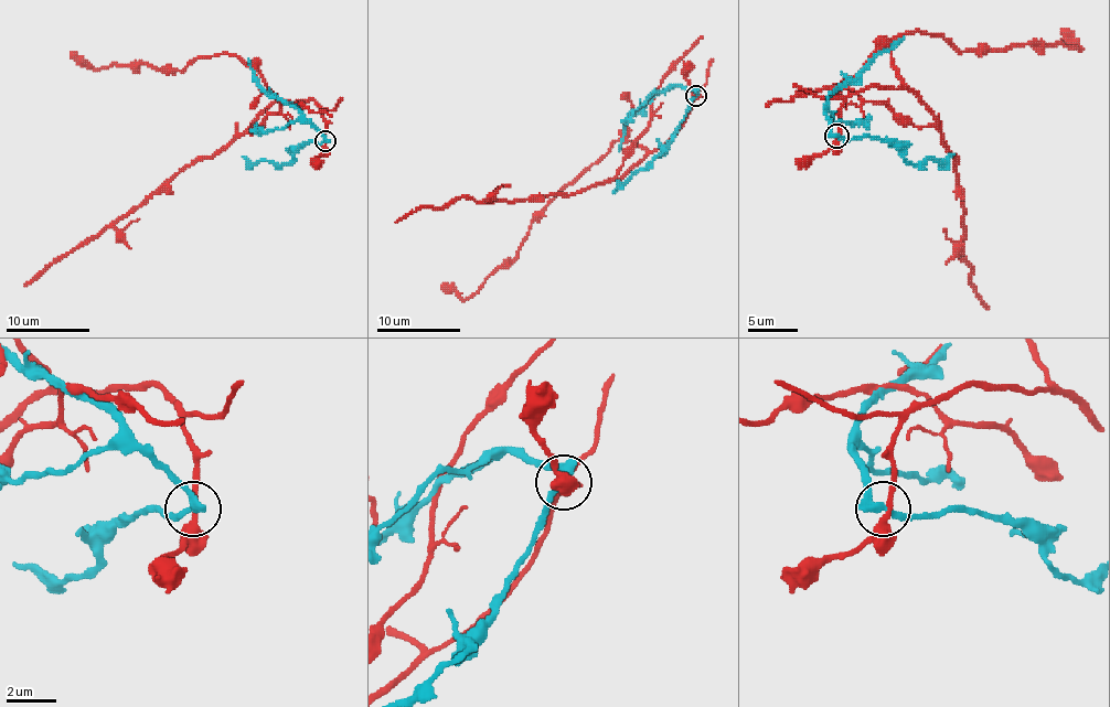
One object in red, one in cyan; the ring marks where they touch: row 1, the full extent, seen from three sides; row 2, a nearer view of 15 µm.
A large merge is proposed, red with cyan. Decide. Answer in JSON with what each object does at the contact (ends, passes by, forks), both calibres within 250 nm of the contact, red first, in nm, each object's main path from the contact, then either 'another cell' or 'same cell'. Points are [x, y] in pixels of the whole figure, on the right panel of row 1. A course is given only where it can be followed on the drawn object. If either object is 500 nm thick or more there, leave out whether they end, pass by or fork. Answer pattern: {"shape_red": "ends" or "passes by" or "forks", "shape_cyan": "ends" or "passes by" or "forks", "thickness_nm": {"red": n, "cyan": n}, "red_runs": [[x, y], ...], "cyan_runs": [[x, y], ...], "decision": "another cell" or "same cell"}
{"shape_red": "passes by", "shape_cyan": "passes by", "thickness_nm": {"red": 200, "cyan": 320}, "red_runs": [[839, 137], [841, 104], [871, 86], [908, 89], [936, 119], [956, 164], [963, 214], [959, 252], [989, 309]], "cyan_runs": [[836, 137], [831, 131], [825, 102], [904, 36]], "decision": "another cell"}

